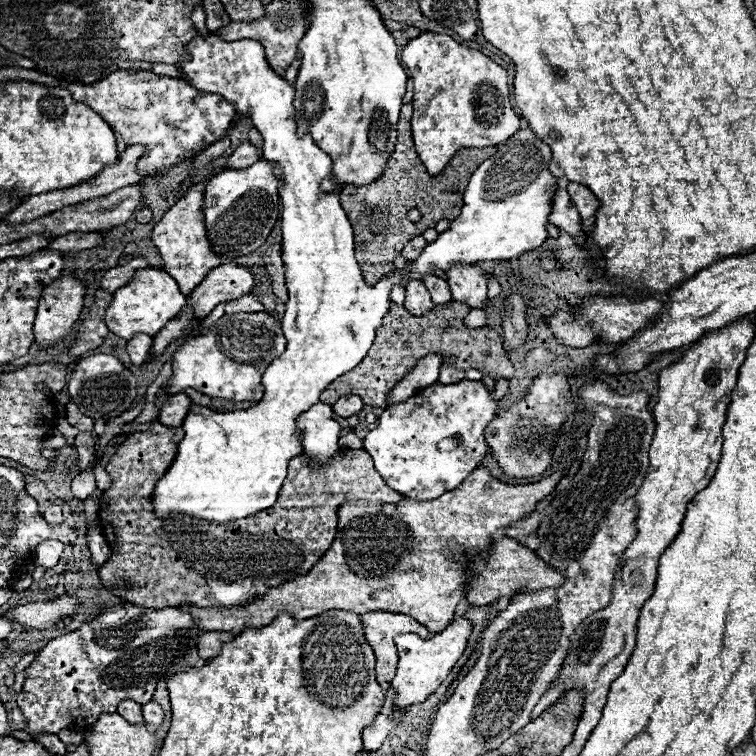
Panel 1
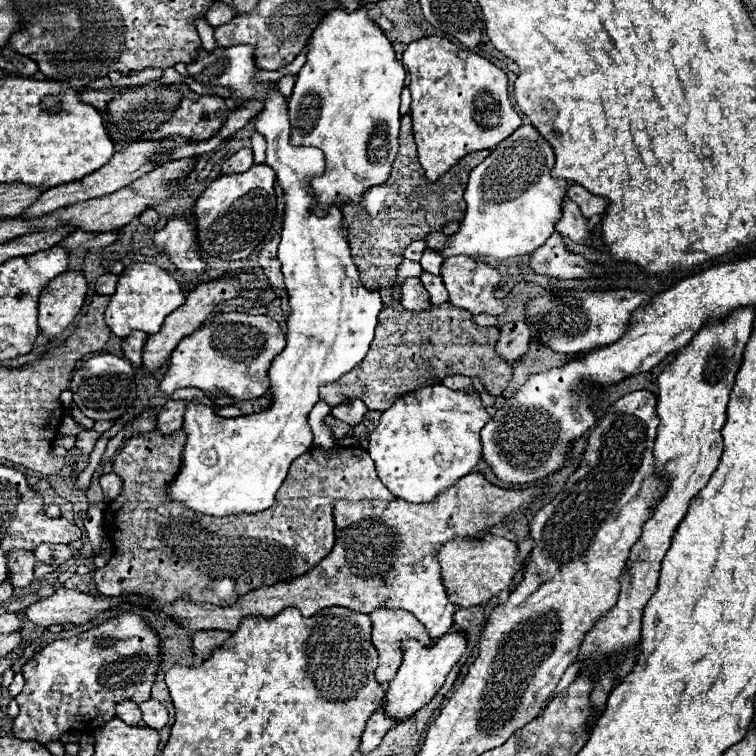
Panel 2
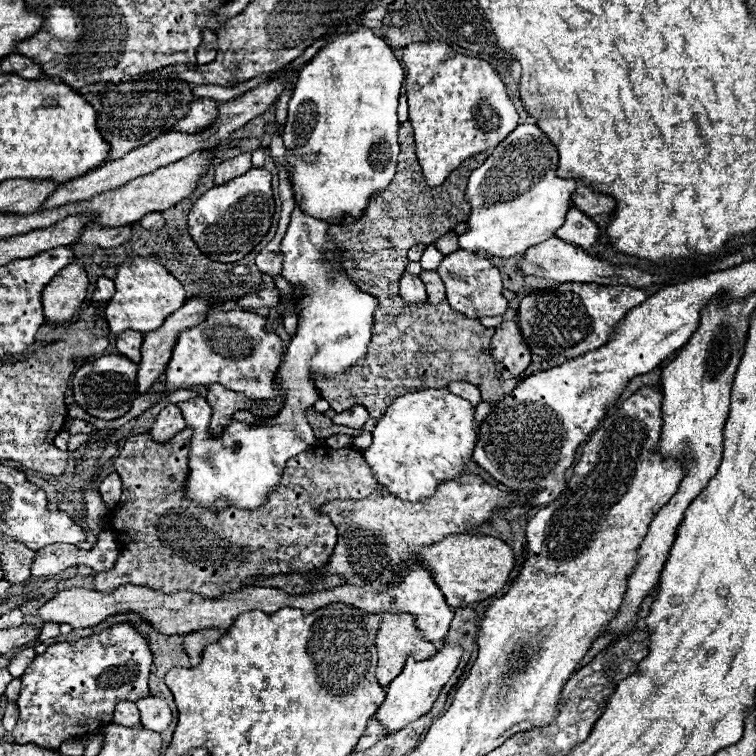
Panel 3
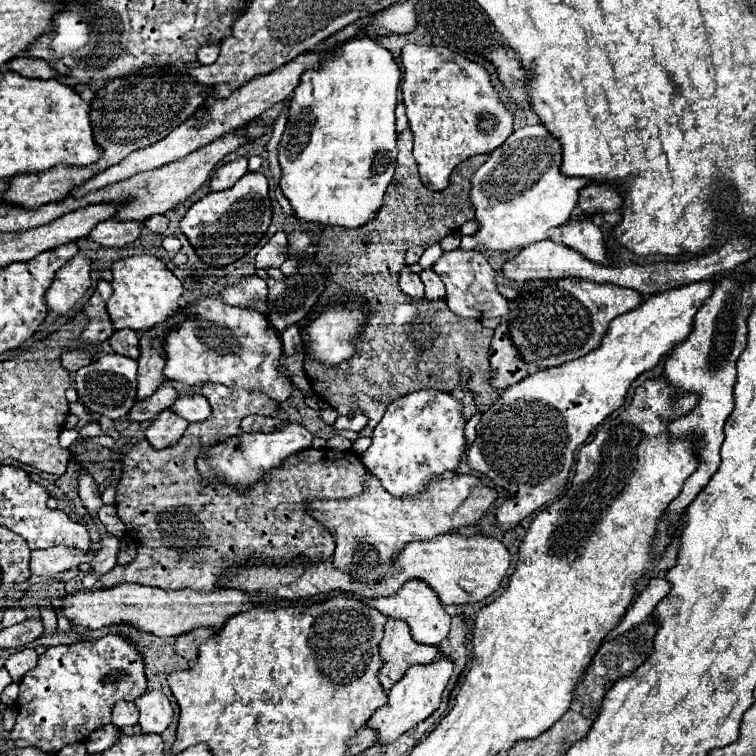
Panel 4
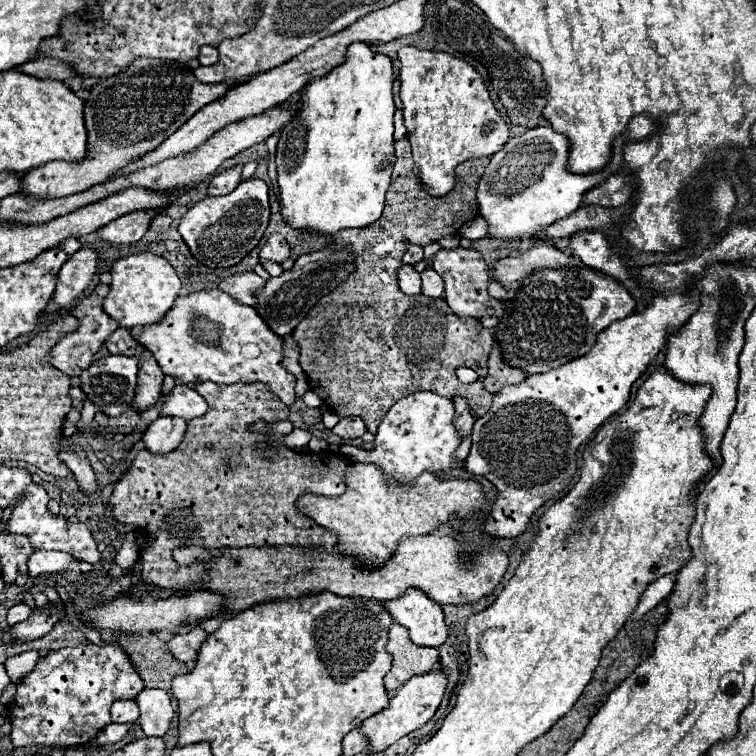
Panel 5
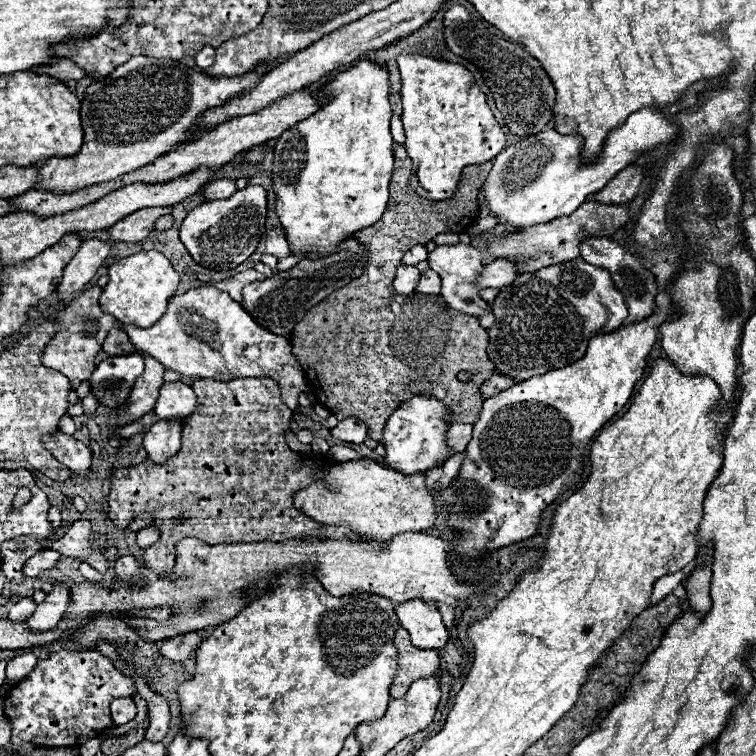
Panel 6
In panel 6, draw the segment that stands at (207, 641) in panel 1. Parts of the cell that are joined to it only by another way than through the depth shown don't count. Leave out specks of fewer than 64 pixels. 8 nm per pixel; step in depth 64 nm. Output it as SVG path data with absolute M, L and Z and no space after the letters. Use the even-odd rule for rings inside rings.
M188 632L188 634L180 634L174 638L168 638L162 646L160 652L162 656L174 660L174 662L184 662L192 656L192 652L196 652L196 648L200 646L204 638L200 636L200 632Z

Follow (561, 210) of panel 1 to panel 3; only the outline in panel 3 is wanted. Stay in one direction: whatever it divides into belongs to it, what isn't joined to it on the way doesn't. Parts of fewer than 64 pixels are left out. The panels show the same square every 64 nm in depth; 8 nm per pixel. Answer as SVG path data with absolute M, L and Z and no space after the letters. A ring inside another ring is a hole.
M570 206L568 218L564 226L556 230L556 236L560 236L562 240L568 240L574 246L584 248L586 252L592 252L592 244L598 240L598 228L584 212Z

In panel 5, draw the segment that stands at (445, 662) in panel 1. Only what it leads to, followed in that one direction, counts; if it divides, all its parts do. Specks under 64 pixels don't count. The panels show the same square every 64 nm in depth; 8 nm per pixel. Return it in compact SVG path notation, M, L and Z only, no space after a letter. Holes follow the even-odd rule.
M444 668L430 670L426 674L416 674L408 682L404 682L394 692L394 696L390 698L388 708L384 708L382 712L374 714L372 718L364 720L364 724L360 724L360 730L370 740L370 752L382 752L384 748L388 748L390 744L394 744L402 736L414 732L416 728L422 728L434 716L436 708L440 706L440 700L444 696L446 684L448 684L448 674L446 674Z

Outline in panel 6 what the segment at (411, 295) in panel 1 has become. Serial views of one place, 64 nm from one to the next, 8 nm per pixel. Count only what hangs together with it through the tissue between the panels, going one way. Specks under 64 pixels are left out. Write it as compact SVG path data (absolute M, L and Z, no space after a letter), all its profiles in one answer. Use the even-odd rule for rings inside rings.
M400 264L396 268L396 278L394 278L394 290L398 294L412 294L418 286L418 280L420 280L420 272L416 266L406 266L406 264Z

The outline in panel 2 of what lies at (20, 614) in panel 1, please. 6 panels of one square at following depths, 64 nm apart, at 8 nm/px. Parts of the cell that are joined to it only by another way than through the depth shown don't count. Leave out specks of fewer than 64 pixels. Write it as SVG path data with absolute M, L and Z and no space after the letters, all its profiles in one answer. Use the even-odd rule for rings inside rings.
M60 588L56 590L50 598L44 598L40 602L34 602L28 606L28 610L24 610L24 616L32 622L38 624L42 628L48 628L52 624L86 624L90 620L94 620L102 610L112 608L118 602L132 602L138 604L138 598L104 598L98 600L86 592L78 592L78 590L66 590Z

